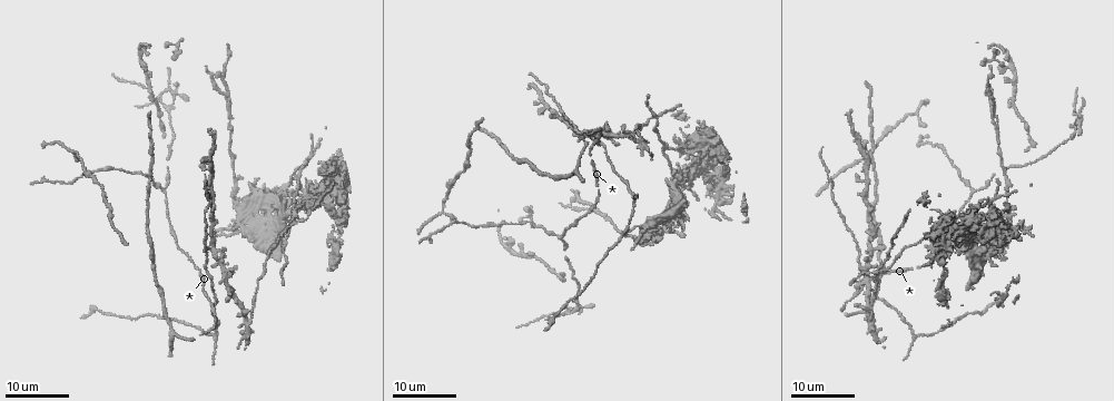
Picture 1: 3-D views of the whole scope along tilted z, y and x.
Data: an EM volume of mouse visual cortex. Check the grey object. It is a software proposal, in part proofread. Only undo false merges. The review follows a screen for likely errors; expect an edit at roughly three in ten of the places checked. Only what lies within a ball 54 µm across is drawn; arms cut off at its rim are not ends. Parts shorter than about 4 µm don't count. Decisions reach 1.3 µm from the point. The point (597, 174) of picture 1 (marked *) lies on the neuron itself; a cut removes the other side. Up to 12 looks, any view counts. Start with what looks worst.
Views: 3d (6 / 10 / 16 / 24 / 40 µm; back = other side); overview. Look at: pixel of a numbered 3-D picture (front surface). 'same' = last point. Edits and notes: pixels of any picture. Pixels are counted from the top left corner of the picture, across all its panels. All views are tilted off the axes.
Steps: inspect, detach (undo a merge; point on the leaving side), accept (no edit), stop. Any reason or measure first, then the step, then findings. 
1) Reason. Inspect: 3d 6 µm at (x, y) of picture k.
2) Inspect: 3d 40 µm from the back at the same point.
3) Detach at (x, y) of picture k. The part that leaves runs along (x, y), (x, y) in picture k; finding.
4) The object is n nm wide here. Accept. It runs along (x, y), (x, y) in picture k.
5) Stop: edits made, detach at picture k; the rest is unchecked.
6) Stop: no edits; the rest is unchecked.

Four-way junction. Inspect: 3d 24 µm at (566, 311) of picture 1.

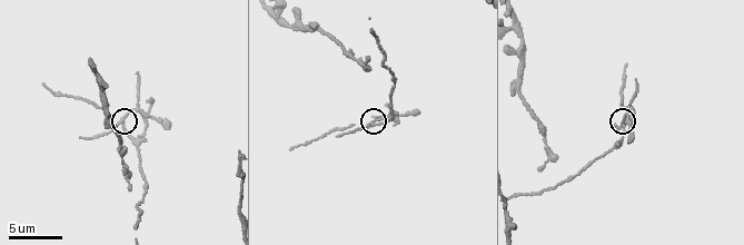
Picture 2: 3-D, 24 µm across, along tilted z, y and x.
Inspect: 3d 10 µm at (622, 118) of picture 2.

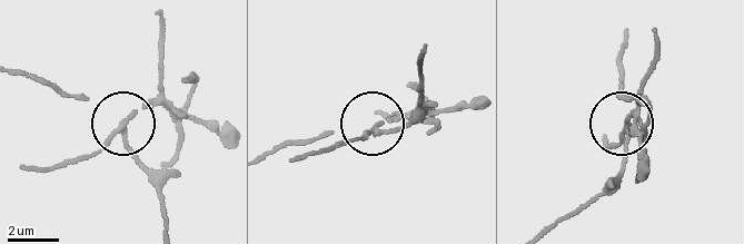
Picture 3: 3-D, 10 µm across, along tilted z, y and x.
The object is 150 nm wide here. Detach at (148, 98) of picture 3. The part that leaves runs along (125, 124), (165, 104), (224, 130) in picture 3; a second neuron is stuck on.

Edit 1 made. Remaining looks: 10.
Four arms meet. Inspect: 3d 16 µm at (991, 204) of picture 1.

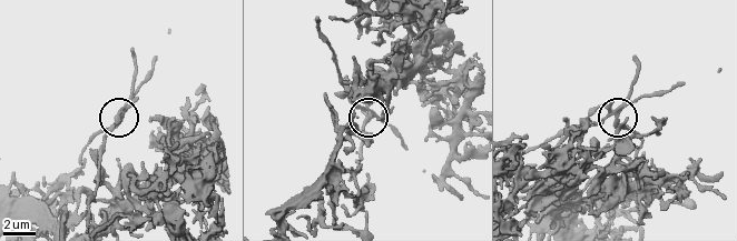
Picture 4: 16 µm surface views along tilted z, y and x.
Inspect: 3d 6 µm at (368, 116) of picture 4.

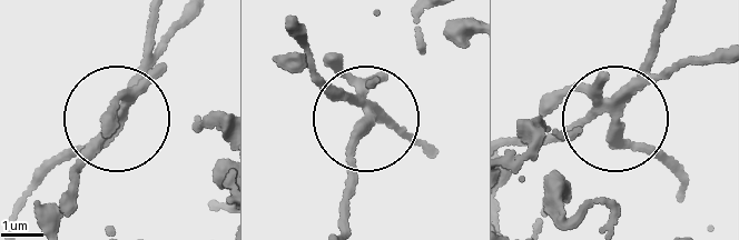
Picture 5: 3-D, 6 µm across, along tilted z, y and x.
Detach at (118, 106) of picture 5. Two neurons meet here.

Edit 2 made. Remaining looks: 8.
See it whole again. Inspect: overview.

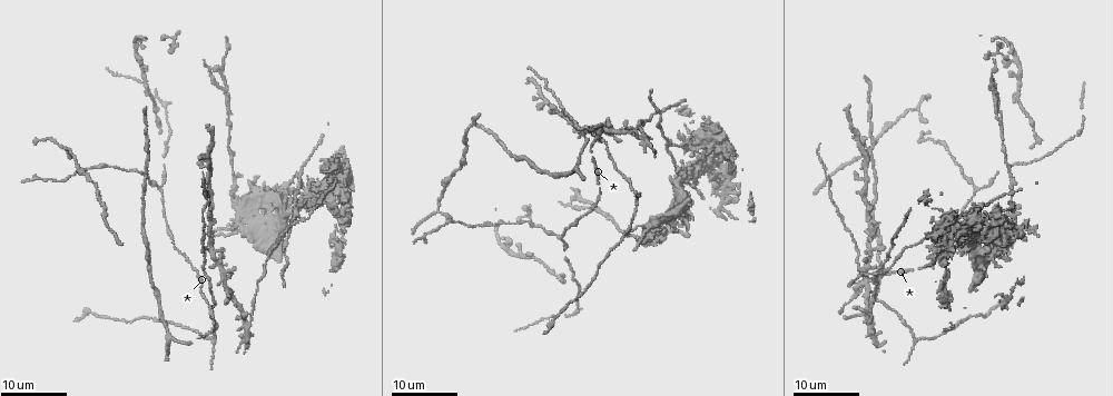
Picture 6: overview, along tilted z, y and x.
Three-way junction. Inspect: 3d 16 µm at (574, 279) of picture 6.

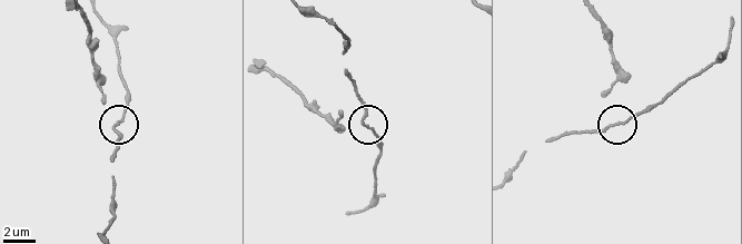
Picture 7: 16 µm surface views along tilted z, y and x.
Zoom in. Inspect: 3d 6 µm at (615, 124) of picture 7.

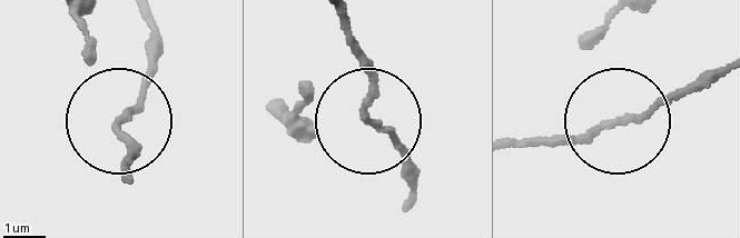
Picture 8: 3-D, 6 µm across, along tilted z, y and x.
The object is 110 nm wide here. Accept. It runs along (121, 177), (129, 158), (119, 126), (160, 47) in picture 8; one neuron here.

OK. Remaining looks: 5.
Three arms meet. Inspect: 3d 16 µm at (275, 241) of picture 6.

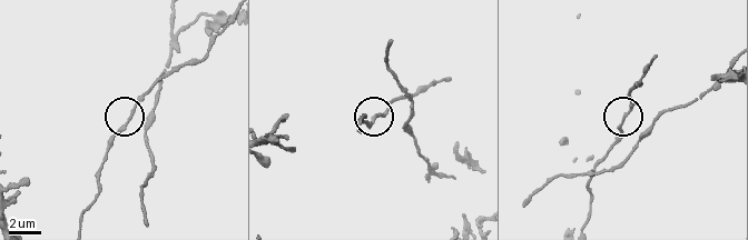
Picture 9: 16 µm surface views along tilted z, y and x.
Inspect: 3d 10 µm at (378, 115) of picture 9.

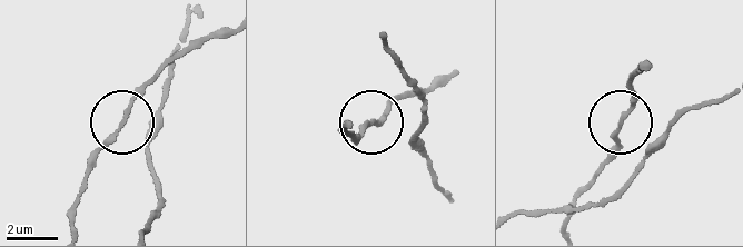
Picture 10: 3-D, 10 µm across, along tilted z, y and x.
3 arms meet here. Accept. It runs along (344, 128), (358, 134), (390, 112) in picture 10; all the same neuron.

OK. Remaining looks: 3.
Side arm on a straight run. Inspect: 3d 16 µm at (207, 303) of picture 6.

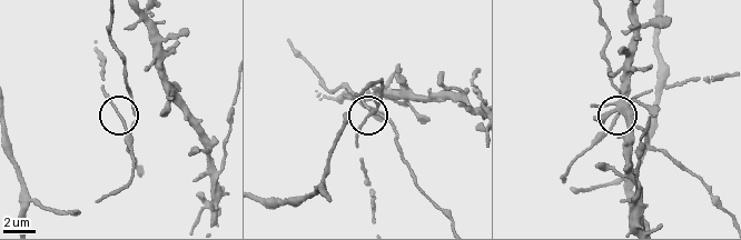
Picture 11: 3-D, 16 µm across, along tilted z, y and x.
Inspect: 3d 6 µm at (367, 119) of picture 11.

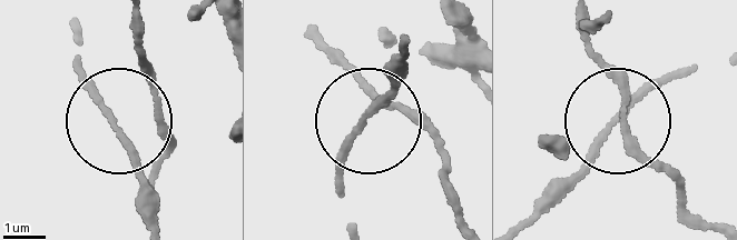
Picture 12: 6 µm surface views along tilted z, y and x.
Accept. It runs along (80, 38), (79, 76), (121, 130), (159, 227) in picture 12; one neuron here.

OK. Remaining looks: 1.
Stop: edits made, detach at picture 3, detach at picture 5; the rest is unchecked.

